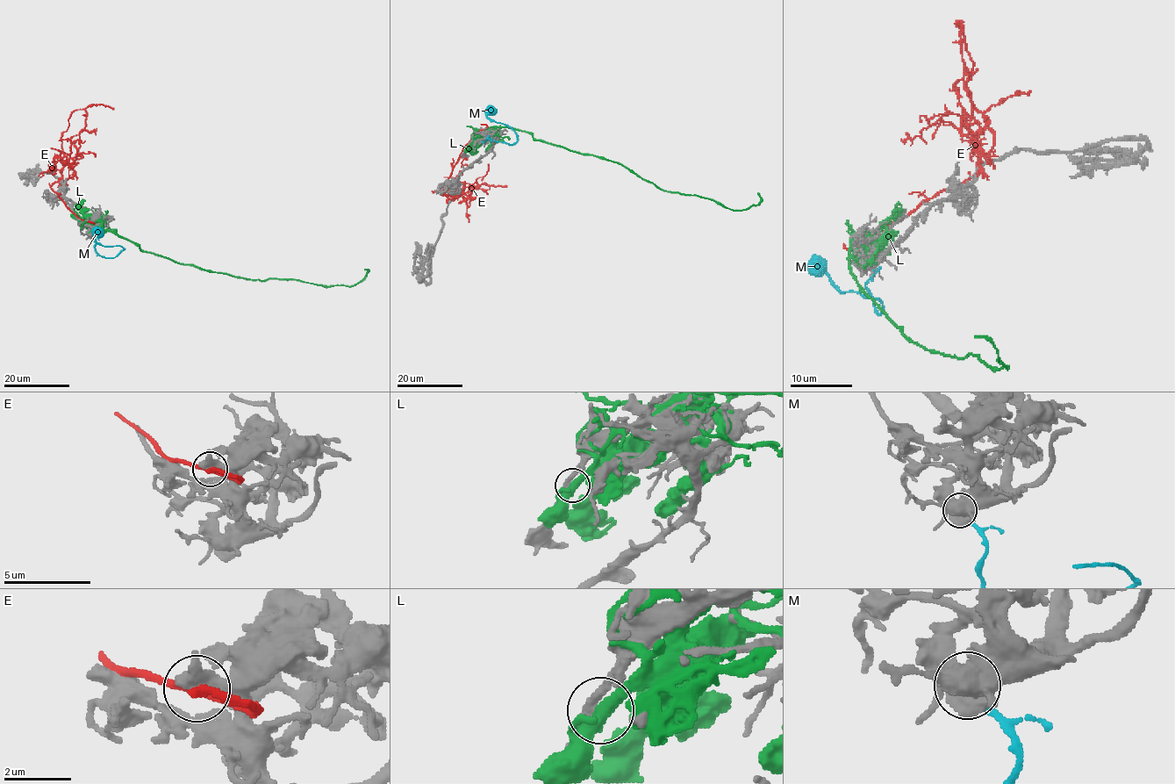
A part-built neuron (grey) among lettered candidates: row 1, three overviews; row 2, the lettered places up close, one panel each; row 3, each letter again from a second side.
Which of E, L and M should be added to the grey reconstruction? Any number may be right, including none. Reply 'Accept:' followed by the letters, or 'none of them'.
Accept: none of them

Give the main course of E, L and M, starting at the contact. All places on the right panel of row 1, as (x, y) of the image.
E: (854, 245), (974, 176), (979, 126), (960, 32), (963, 86), (979, 112), (1030, 90)
L: (882, 235), (853, 249), (849, 269), (859, 285), (917, 345), (1007, 368), (985, 337), (974, 335)
M: (876, 271), (865, 285), (877, 315), (882, 312), (882, 305), (856, 291), (841, 291), (812, 261)

